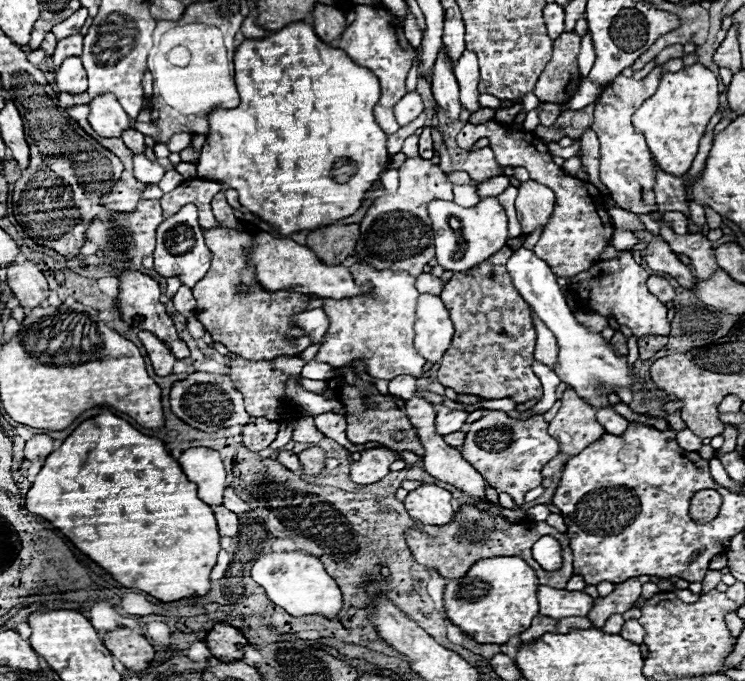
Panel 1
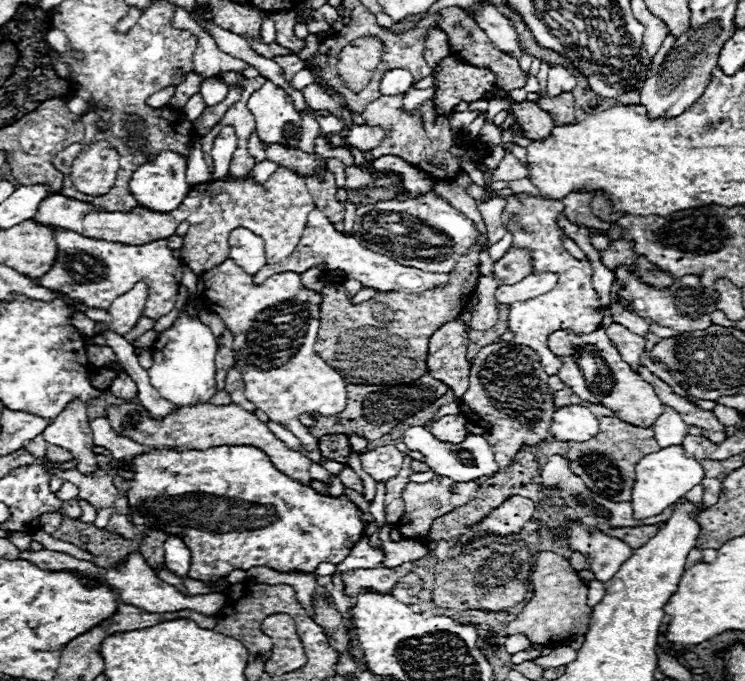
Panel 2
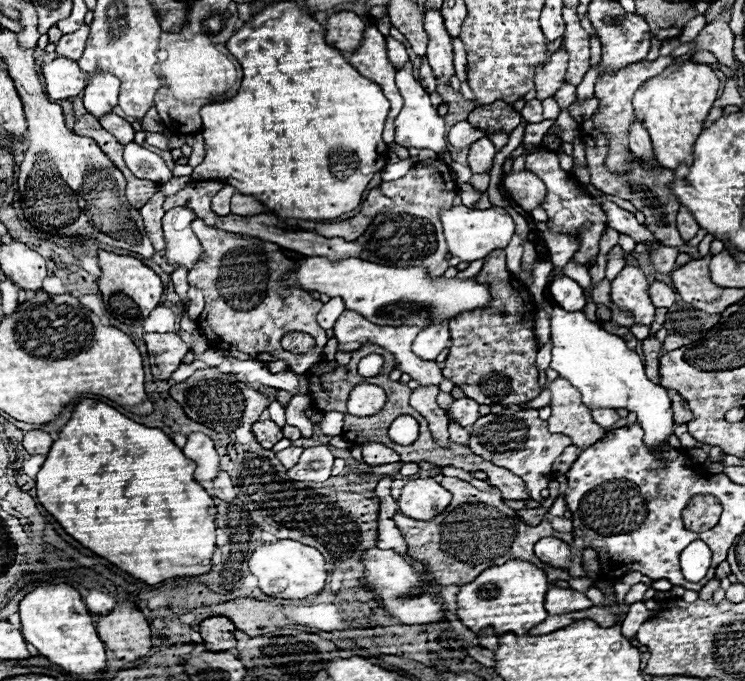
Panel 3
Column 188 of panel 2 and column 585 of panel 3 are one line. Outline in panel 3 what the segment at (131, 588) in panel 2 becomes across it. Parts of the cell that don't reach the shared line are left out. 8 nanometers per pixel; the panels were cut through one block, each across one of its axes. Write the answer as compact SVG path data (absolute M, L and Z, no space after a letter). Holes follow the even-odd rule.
M550 588L546 592L546 610L550 614L566 614L566 612L578 612L592 608L592 600L588 600L582 592L570 590L570 588Z

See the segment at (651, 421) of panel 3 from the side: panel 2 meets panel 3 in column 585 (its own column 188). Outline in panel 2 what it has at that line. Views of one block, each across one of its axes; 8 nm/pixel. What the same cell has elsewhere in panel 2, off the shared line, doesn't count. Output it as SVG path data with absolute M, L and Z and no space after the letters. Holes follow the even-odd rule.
M180 312L174 324L168 330L160 332L158 340L152 346L154 366L148 370L152 388L156 388L156 392L164 400L176 406L188 406L196 400L208 402L216 394L216 352L218 344L212 330L204 326L200 318L190 318L188 312Z

